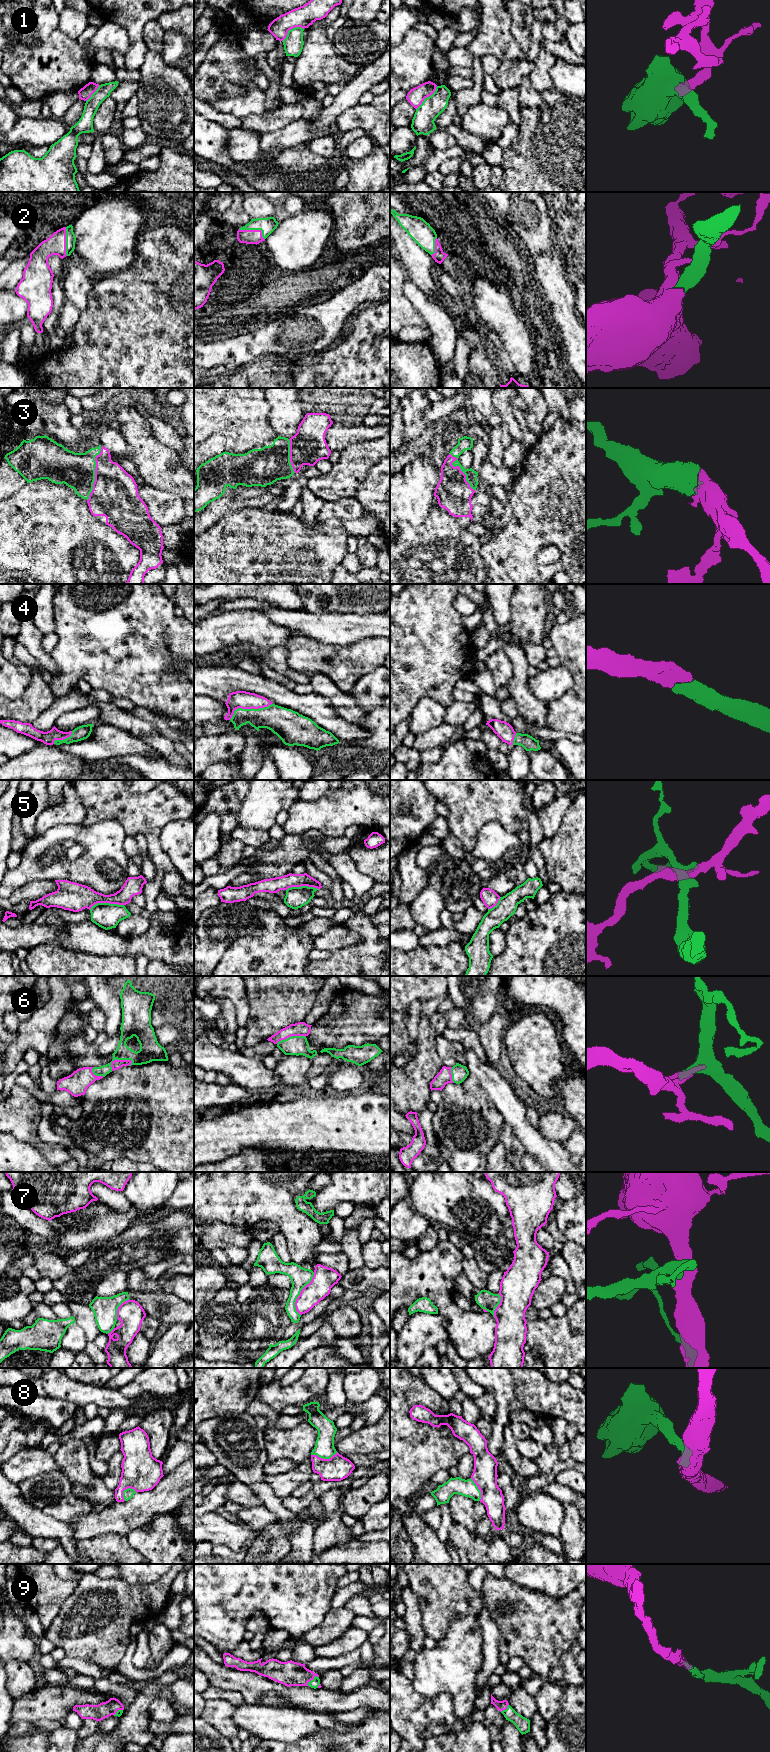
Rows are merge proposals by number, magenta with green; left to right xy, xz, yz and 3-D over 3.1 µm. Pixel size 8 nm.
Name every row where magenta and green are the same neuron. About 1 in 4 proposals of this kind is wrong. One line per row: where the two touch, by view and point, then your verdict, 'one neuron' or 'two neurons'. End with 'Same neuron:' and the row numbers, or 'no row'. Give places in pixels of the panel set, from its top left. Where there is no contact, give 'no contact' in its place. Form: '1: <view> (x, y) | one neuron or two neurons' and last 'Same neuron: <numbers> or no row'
1: yz (426, 97) | two neurons
2: xz (254, 230) | one neuron
3: xy (95, 473) | one neuron
4: xz (248, 708) | one neuron
5: xy (106, 902) | two neurons
6: xy (118, 1060) | one neuron
7: xz (300, 1294) | two neurons
8: xz (324, 1459) | one neuron
9: xz (312, 1679) | one neuron
Same neuron: 2, 3, 4, 6, 8, 9

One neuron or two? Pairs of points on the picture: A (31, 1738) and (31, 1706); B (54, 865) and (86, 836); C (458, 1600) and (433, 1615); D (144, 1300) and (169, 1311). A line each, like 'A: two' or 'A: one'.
A: two
B: one
C: one
D: one

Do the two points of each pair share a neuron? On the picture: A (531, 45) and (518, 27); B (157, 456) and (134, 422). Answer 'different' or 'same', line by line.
A: same
B: same

